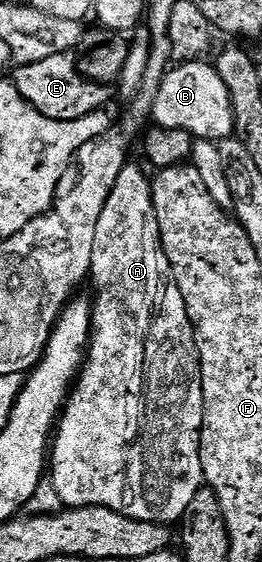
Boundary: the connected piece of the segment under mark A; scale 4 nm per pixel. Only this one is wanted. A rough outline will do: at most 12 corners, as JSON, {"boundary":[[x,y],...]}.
{"boundary":[[151,180],[93,237],[49,448],[67,508],[172,525],[205,481],[195,327]]}

